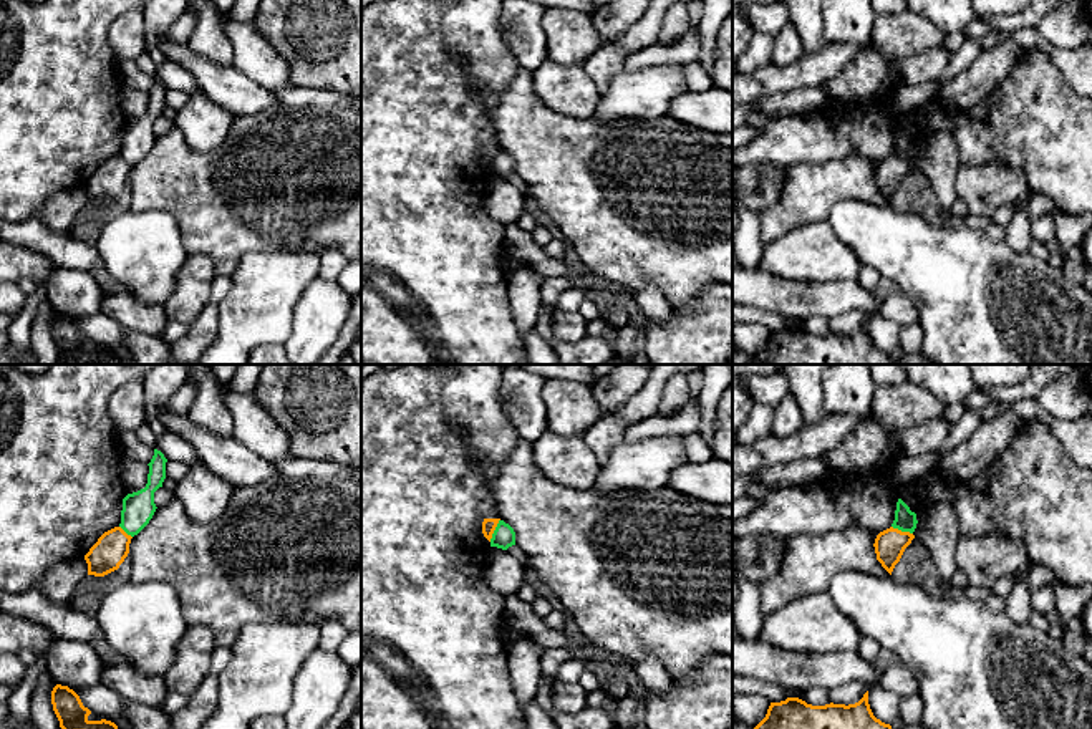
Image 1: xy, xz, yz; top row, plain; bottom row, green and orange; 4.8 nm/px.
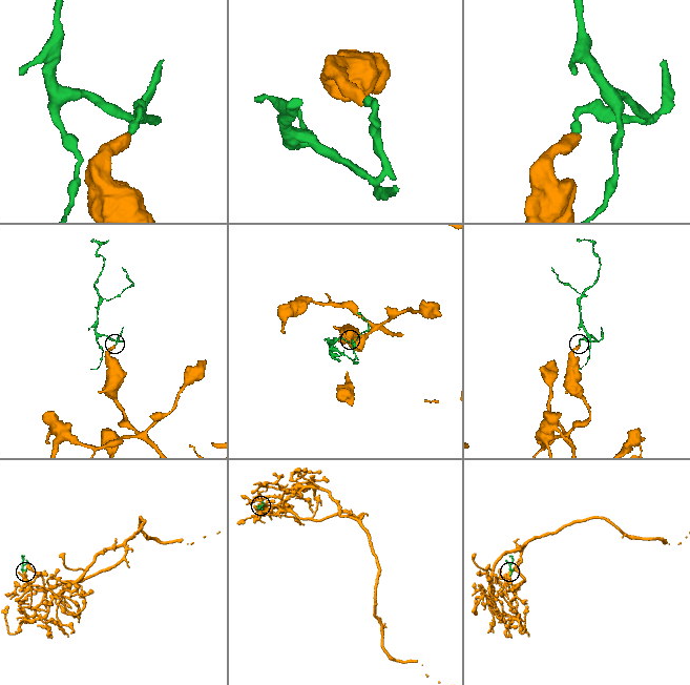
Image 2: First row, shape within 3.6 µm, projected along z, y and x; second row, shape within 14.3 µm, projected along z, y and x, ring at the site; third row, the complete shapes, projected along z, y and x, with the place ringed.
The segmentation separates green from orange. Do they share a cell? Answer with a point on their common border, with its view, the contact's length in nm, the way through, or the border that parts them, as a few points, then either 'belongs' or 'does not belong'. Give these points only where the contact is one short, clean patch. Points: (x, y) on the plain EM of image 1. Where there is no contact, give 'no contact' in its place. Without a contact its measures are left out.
xz (494, 159) | 120 nm | along xz (499, 148), (489, 169) | does not belong

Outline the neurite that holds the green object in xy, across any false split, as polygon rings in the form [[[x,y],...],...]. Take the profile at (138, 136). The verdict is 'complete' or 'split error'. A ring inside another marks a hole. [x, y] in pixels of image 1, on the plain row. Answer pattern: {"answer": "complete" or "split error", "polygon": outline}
{"answer": "complete", "polygon": [[[154,78],[154,84],[147,93],[149,103],[146,116],[123,128],[119,156],[131,166],[138,164],[149,152],[157,138],[154,121],[162,116],[166,108],[166,91],[164,83]]]}

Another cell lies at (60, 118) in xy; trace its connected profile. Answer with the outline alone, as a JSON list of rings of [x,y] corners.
[[[0,0],[0,219],[22,222],[33,219],[38,209],[56,192],[83,186],[98,167],[121,152],[123,128],[128,119],[119,104],[119,76],[116,56],[108,41],[113,20],[128,10],[143,10],[149,0]]]

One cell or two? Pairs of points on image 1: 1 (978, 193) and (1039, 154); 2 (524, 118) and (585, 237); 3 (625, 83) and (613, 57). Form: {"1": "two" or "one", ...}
{"1": "two", "2": "one", "3": "two"}

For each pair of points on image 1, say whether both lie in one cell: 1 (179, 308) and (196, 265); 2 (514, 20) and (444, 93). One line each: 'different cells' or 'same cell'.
1: same cell
2: different cells

